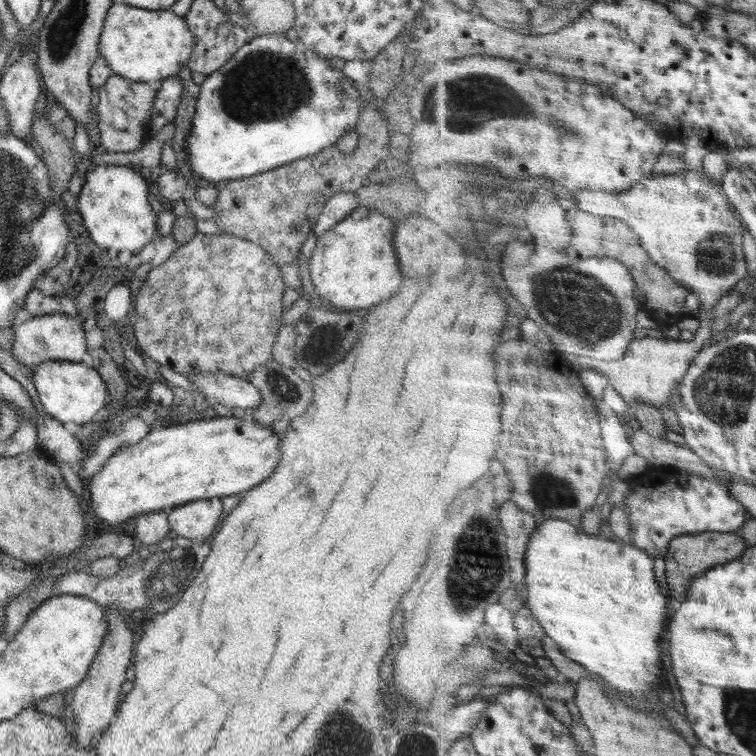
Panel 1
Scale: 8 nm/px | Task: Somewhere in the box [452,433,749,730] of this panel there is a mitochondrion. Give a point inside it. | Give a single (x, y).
(549, 491)

